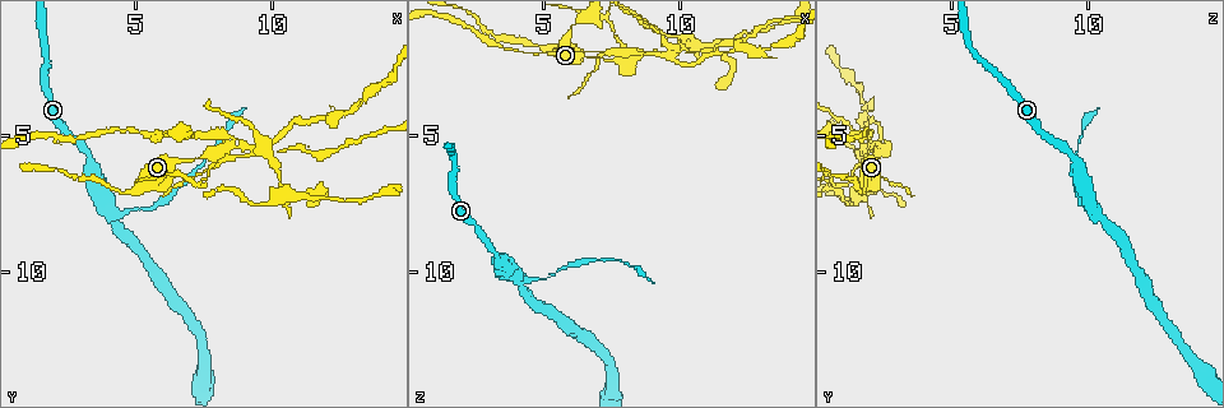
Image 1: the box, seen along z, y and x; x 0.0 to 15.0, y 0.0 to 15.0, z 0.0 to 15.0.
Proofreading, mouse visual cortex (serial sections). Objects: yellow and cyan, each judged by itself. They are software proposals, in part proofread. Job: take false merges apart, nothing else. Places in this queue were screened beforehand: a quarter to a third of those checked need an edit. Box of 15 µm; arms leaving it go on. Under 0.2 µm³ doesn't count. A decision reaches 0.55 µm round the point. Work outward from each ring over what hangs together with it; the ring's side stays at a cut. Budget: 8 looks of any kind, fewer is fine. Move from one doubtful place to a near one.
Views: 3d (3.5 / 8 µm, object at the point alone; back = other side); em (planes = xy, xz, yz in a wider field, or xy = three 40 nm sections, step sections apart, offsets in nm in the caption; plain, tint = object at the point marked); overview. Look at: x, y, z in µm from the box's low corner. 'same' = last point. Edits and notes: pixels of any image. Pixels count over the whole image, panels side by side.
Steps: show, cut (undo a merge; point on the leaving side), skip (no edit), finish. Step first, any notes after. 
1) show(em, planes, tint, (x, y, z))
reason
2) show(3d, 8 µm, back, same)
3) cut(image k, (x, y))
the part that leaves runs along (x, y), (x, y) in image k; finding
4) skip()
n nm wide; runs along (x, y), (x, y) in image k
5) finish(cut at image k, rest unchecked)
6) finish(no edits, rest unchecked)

show(3d, 3.5 µm, (4.2, 7.9, 10.4))
sudden change in width

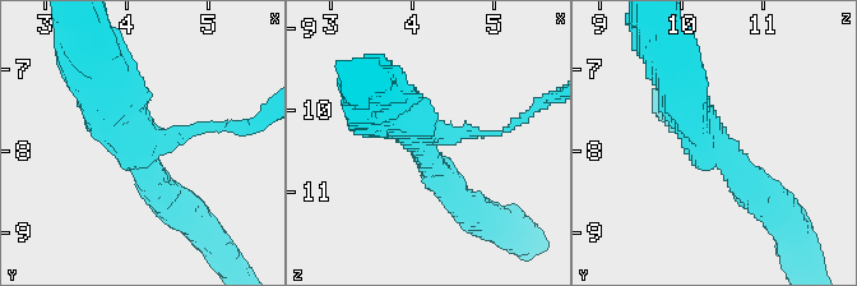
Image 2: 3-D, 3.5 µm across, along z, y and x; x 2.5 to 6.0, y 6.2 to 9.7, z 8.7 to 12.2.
show(em, planes, tint, (4.10, 7.80, 10.30))

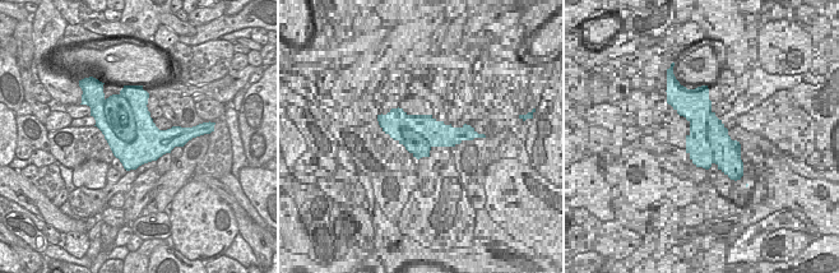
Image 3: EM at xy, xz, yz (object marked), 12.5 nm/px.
show(em, xy, step 1, tint, same)
cut it another way

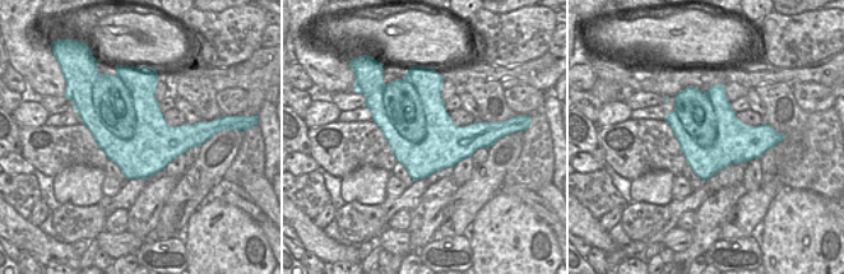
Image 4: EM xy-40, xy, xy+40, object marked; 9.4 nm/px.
cut(image 2, (189, 132))
arms of 150, 350, 500 nm; the part that leaves runs along (147, 138), (260, 119) in image 2; two cells meet here

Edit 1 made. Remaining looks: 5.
show(3d, 3.5 µm, back, (9.5, 5.5, 2.0))
four or more arms meet

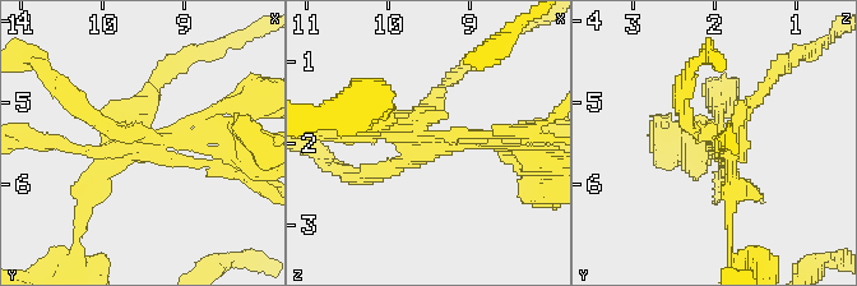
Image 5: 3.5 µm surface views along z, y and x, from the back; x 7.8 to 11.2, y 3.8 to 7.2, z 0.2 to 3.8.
show(em, xy, step 5, tint, (9.40, 5.40, 2.00))
shape alone is not enough

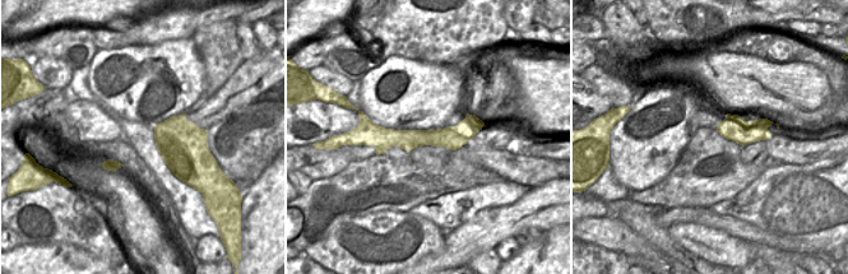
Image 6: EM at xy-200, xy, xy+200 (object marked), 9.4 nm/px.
cut(image 5, (747, 104))
border along (446, 126), (467, 139) in image 6; two cells meet here

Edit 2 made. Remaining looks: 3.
show(overview)
redraw

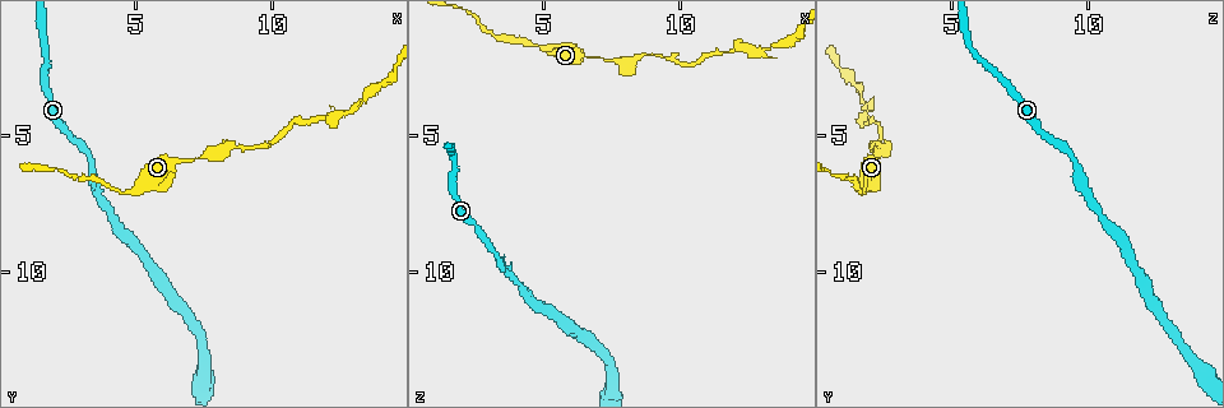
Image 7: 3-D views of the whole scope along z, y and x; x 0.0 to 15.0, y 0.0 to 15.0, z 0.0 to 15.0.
show(3d, 3.5 µm, (13.1, 4.0, 1.9))
thin neck

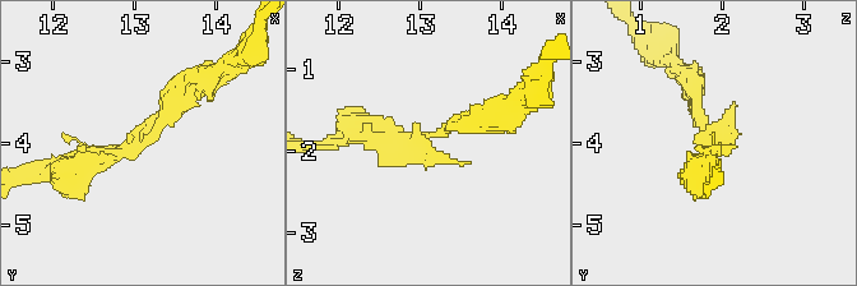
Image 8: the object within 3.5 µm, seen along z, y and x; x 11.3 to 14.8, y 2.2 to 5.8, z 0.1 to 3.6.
show(em, planes, tint, (13.15, 3.90, 1.80))

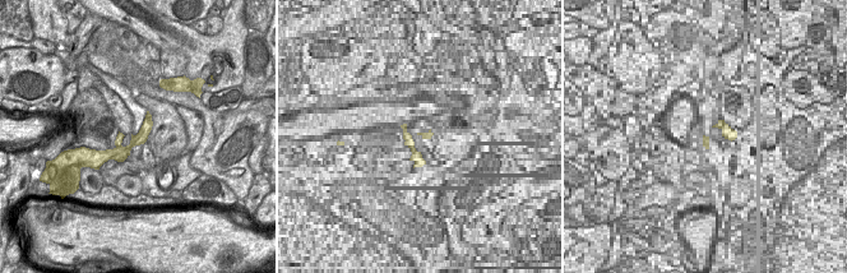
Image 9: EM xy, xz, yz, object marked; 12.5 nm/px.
skip()
runs along (78, 171), (148, 135), (180, 84), (199, 77) in image 8; one cell here

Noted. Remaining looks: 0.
finish(cut at image 2, cut at image 5, rest unchecked)

